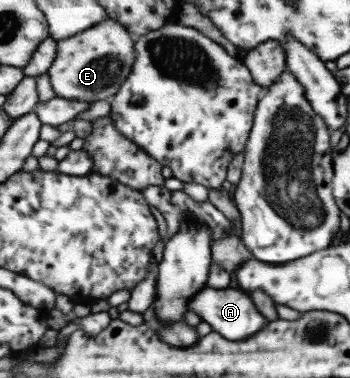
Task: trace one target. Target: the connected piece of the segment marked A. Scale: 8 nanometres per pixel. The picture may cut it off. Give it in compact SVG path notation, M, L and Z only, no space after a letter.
M208 286L193 299L189 310L197 313L202 321L207 321L214 331L219 331L229 341L245 341L260 333L269 323L261 310L253 305L253 299L237 289L217 290Z

